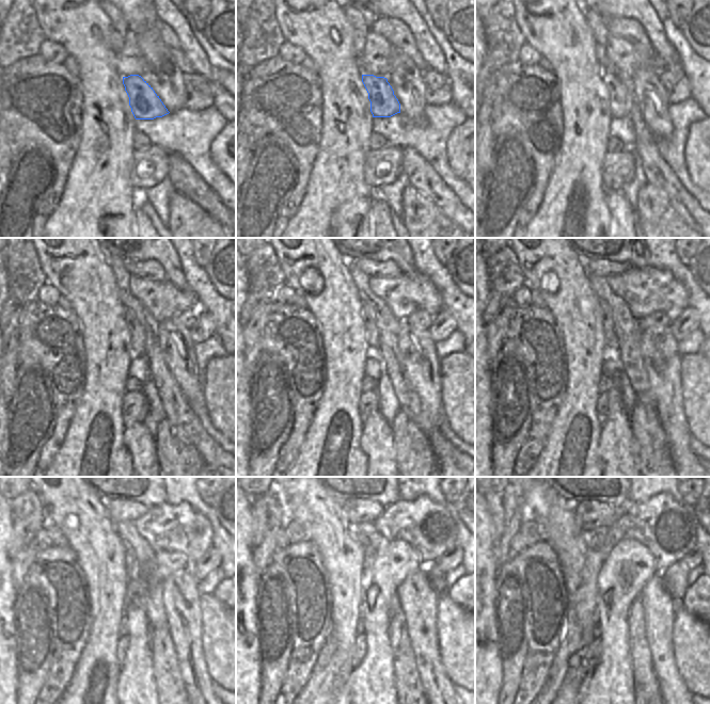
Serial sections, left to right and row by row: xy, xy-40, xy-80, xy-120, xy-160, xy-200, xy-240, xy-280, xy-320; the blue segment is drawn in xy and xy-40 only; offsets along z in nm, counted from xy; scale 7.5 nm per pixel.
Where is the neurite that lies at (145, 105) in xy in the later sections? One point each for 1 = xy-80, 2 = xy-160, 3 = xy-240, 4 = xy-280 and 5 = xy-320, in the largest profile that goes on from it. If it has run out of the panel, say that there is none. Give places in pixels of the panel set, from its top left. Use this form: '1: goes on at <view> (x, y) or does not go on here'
1: goes on at xy-80 (616, 92)
2: goes on at xy-160 (372, 331)
3: goes on at xy-240 (129, 555)
4: goes on at xy-280 (368, 550)
5: goes on at xy-320 (594, 540)

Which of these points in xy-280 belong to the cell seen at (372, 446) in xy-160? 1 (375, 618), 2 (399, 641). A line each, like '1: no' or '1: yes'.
1: yes
2: no

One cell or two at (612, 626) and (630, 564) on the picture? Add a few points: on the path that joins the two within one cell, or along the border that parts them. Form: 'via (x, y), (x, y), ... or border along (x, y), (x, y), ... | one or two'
via (613, 611), (613, 601), (620, 579) | one

